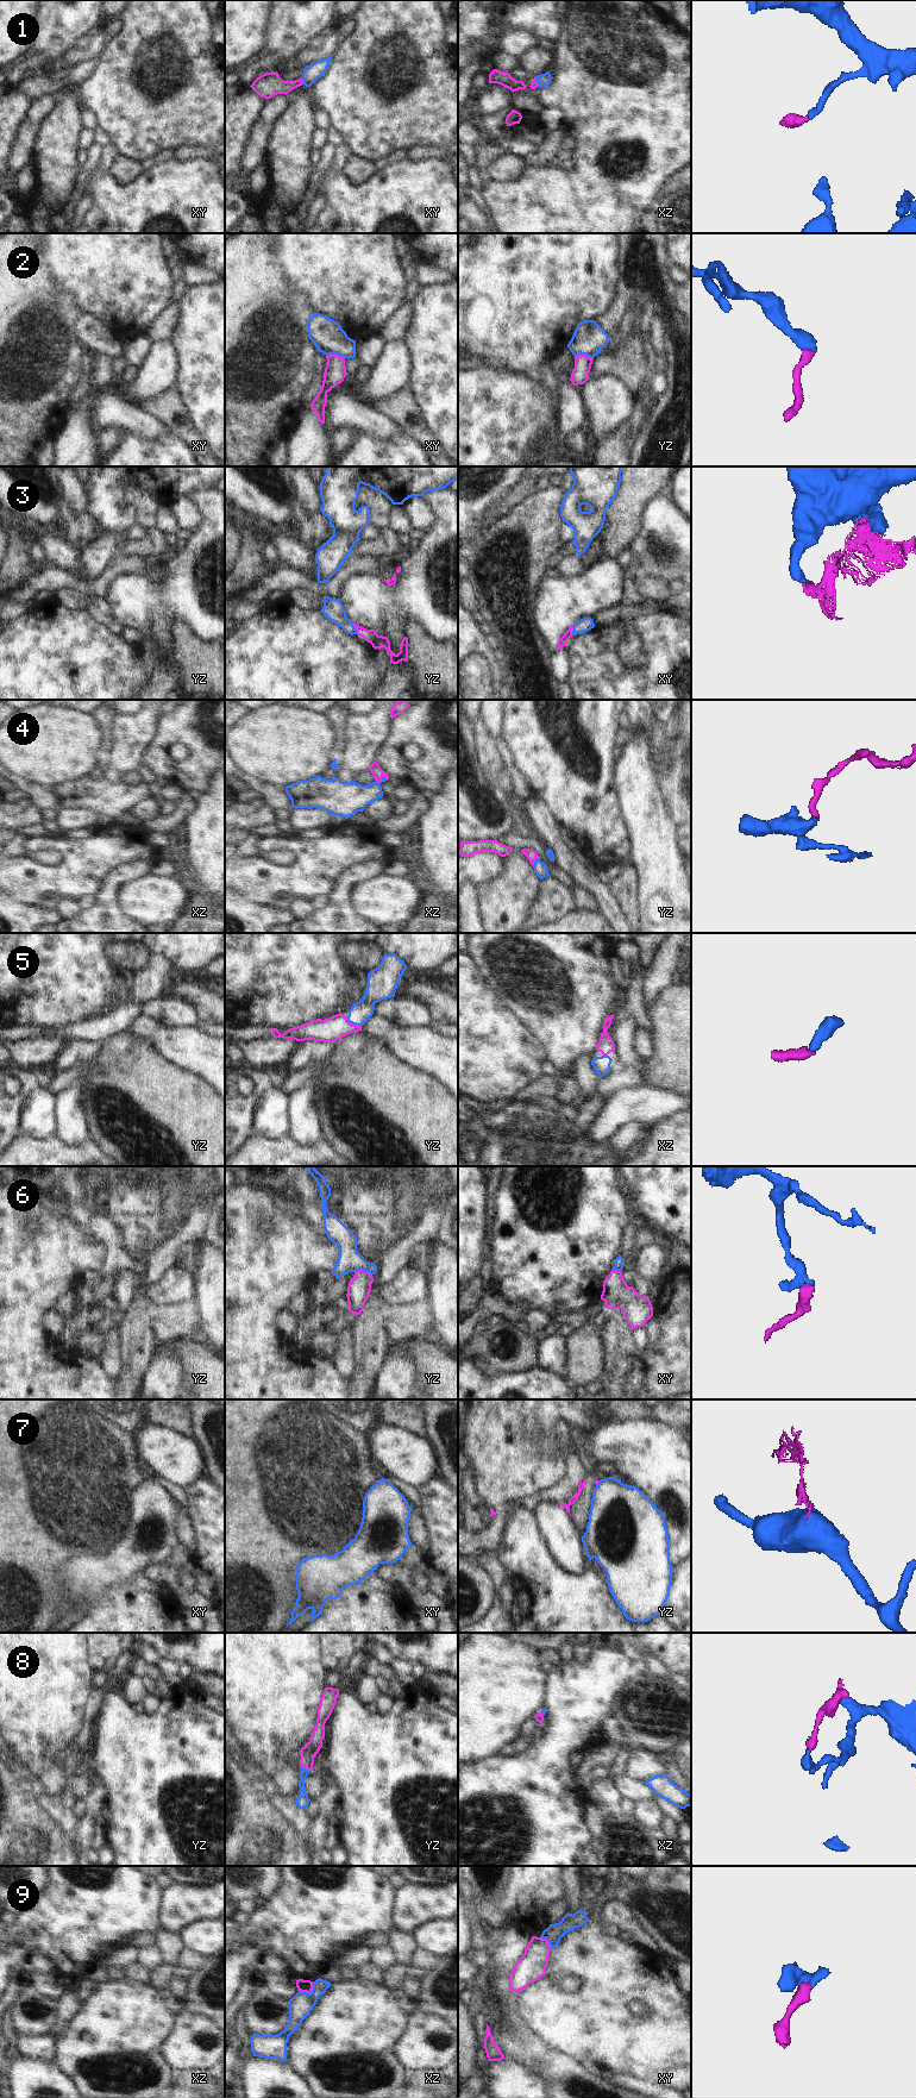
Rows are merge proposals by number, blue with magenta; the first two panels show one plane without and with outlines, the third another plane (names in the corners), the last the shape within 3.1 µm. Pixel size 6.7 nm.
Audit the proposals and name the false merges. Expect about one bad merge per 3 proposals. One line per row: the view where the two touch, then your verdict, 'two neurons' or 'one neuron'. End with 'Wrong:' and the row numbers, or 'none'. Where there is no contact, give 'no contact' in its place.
1: contact in xy; one neuron
2: contact in xy; two neurons
3: contact in xy; two neurons
4: contact in xz; one neuron
5: contact in yz; one neuron
6: contact in yz; two neurons
7: contact in yz; two neurons
8: contact in yz; one neuron
9: contact in xz; two neurons
Wrong: 2, 3, 6, 7, 9

